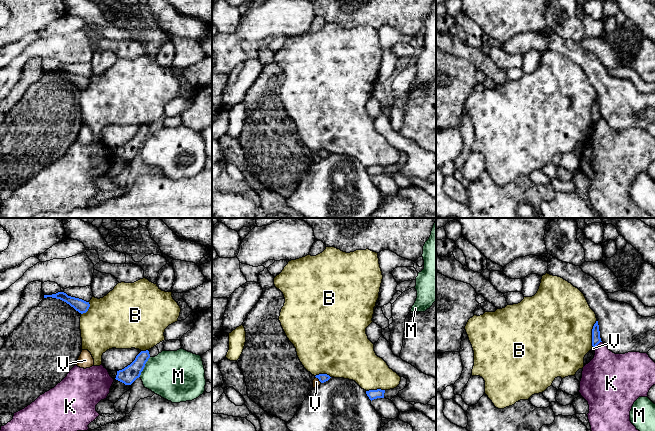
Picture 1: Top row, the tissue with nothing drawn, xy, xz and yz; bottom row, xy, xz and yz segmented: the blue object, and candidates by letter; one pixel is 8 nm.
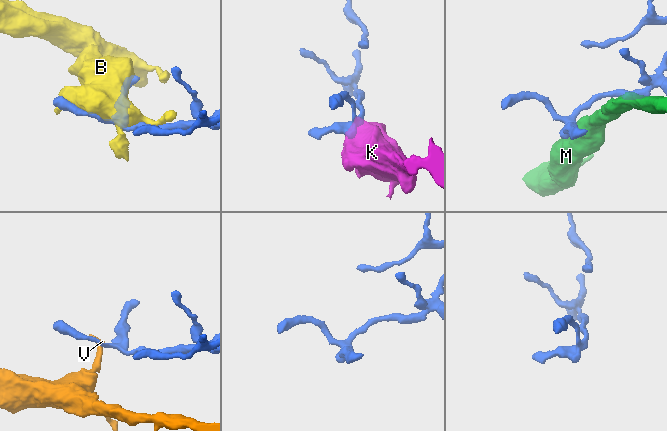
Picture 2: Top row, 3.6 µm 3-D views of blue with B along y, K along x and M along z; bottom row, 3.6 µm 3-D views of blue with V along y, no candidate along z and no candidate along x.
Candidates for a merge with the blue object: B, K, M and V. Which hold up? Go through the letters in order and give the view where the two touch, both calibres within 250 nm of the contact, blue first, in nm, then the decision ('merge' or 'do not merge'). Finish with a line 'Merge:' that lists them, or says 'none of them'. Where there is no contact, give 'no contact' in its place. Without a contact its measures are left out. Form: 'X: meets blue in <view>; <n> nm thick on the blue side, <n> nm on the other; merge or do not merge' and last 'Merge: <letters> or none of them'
B: meets blue in yz; 70 nm thick on the blue side, 500 nm on the other; do not merge
K: meets blue in yz; 70 nm thick on the blue side, 340 nm on the other; do not merge
M: meets blue in xy; 140 nm thick on the blue side, 400 nm on the other; do not merge
V: meets blue in xz; 70 nm thick on the blue side, 60 nm on the other; do not merge
Merge: none of them

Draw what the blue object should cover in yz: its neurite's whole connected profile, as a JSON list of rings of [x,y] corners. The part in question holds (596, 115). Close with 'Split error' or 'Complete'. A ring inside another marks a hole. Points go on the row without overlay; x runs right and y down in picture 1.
[[[596,97],[592,105],[592,122],[595,124],[600,118],[602,117],[600,114],[599,101],[598,97]]]. Complete

